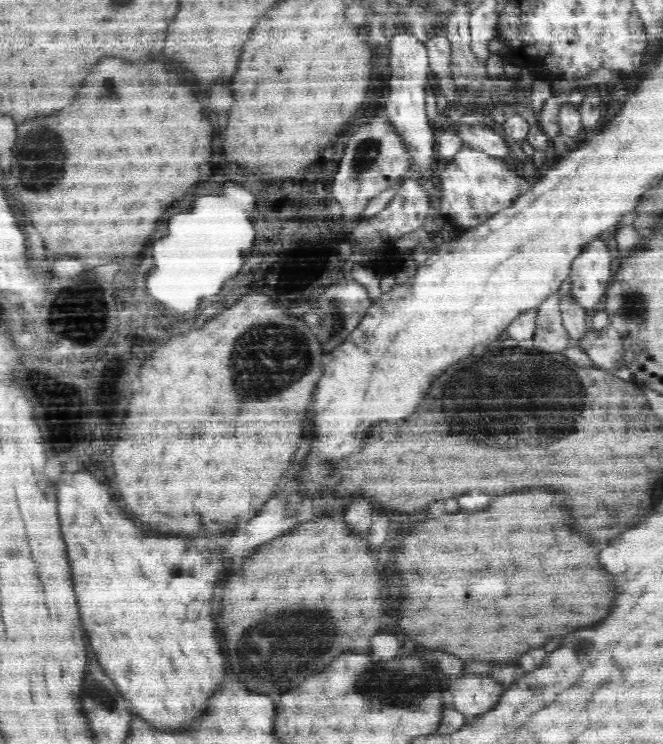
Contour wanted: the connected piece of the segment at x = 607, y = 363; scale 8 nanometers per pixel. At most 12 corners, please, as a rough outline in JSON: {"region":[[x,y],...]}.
{"region":[[610,320],[592,327],[570,346],[586,352],[594,367],[612,372],[625,366],[622,333]]}

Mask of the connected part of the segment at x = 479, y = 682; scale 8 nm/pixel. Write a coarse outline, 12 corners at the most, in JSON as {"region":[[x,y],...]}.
{"region":[[480,674],[450,682],[451,706],[466,723],[491,711],[504,694]]}

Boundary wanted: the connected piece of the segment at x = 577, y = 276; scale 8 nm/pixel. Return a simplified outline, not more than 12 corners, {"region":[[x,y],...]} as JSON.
{"region":[[596,235],[572,262],[571,287],[590,315],[612,272]]}

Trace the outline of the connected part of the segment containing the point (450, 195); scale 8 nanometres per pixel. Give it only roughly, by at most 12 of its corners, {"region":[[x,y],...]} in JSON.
{"region":[[464,143],[440,172],[438,210],[456,232],[530,190],[502,159]]}

